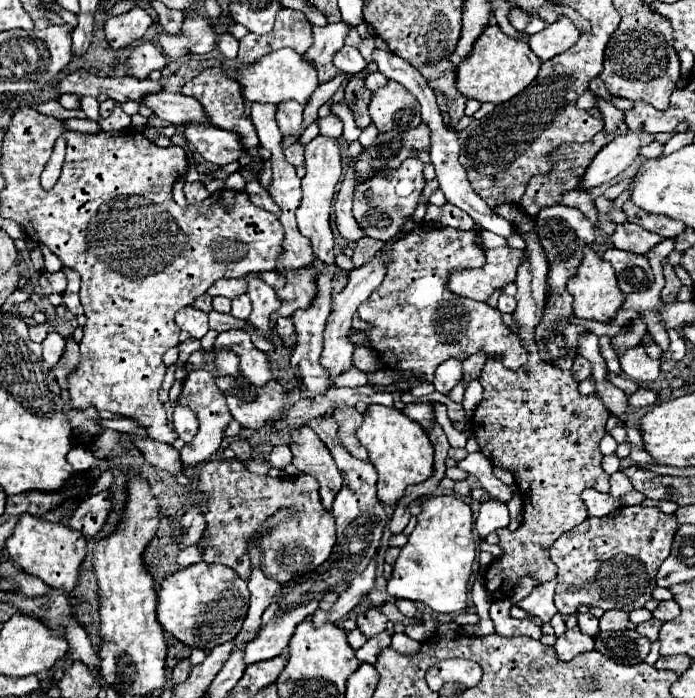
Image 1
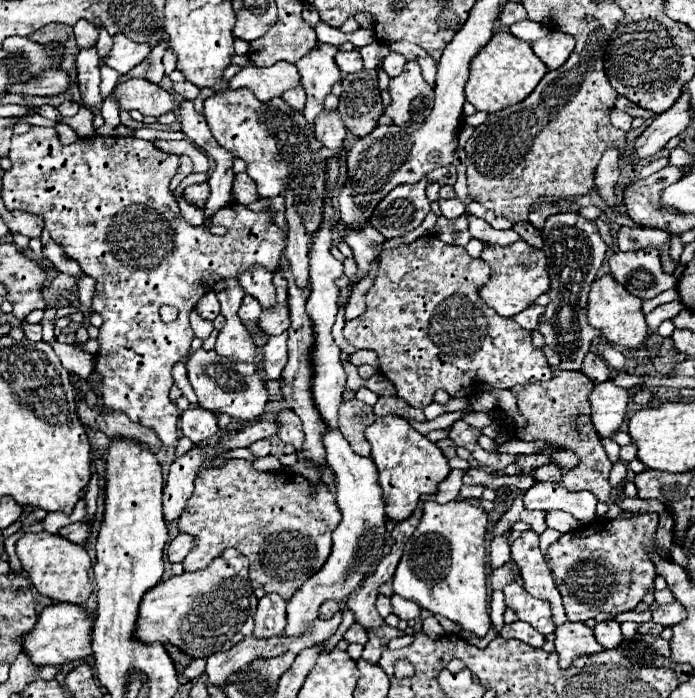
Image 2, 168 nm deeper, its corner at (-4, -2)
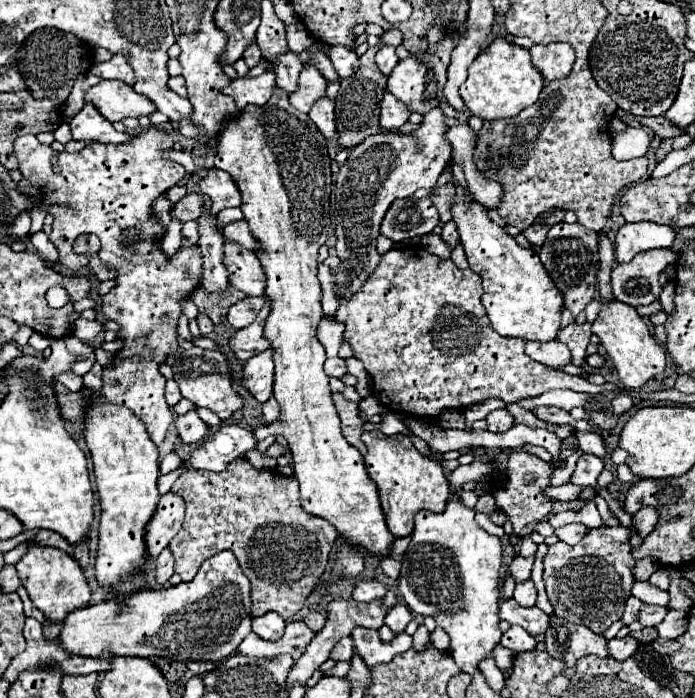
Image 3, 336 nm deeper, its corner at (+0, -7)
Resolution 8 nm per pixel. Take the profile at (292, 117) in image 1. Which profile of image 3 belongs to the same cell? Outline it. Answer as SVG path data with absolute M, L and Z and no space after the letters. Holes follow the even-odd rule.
M294 51L282 53L280 57L276 57L272 61L274 73L276 73L276 85L288 93L292 93L298 87L298 75L304 67L304 63L300 61L300 55Z

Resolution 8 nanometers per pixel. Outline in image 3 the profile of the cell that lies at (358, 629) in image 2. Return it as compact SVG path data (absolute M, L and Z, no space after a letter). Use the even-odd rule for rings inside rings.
M346 637L346 639L340 639L334 645L334 649L330 653L330 659L334 659L334 661L348 661L352 657L352 653L354 653L354 649L352 649L352 637Z

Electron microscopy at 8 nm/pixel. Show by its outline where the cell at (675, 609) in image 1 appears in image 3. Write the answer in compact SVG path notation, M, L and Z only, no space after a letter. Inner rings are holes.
M642 605L640 615L638 615L638 621L644 627L656 627L660 621L664 621L666 613L668 613L666 607L660 607L660 605Z

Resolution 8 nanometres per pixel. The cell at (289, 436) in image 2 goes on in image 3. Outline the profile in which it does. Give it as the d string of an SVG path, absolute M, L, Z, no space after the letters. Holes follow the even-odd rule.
M270 397L270 399L262 405L262 413L264 413L264 419L266 419L268 423L274 423L274 421L276 421L276 417L280 415L280 409L278 409L278 403L276 403L274 397Z

